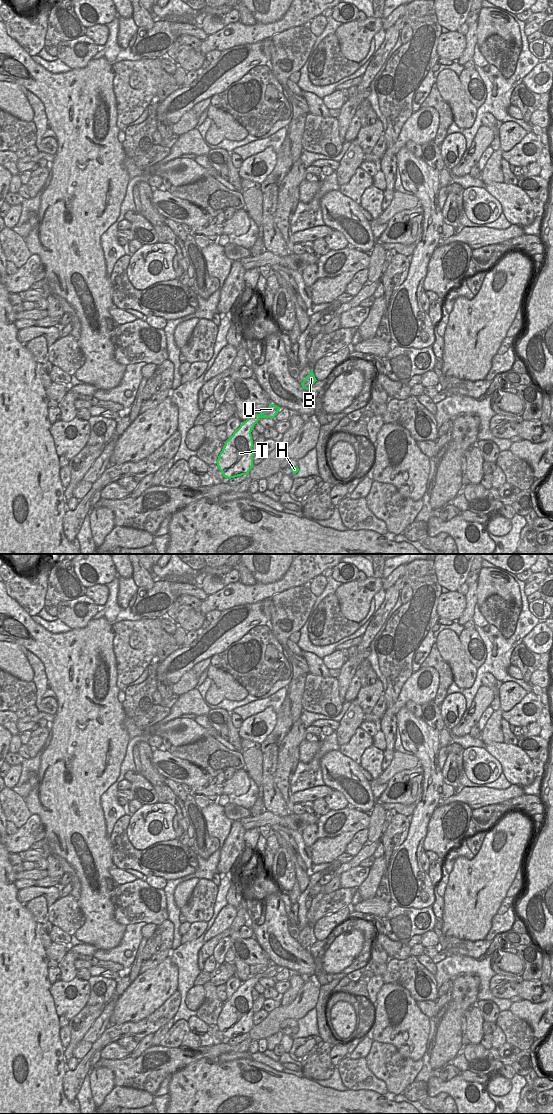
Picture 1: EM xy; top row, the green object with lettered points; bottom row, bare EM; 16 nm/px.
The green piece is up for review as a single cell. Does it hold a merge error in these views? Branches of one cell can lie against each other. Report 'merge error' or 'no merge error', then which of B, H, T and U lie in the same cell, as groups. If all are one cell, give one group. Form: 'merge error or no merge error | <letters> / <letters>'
no merge error | B H T U

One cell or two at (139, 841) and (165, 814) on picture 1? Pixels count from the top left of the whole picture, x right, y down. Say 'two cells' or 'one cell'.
one cell

